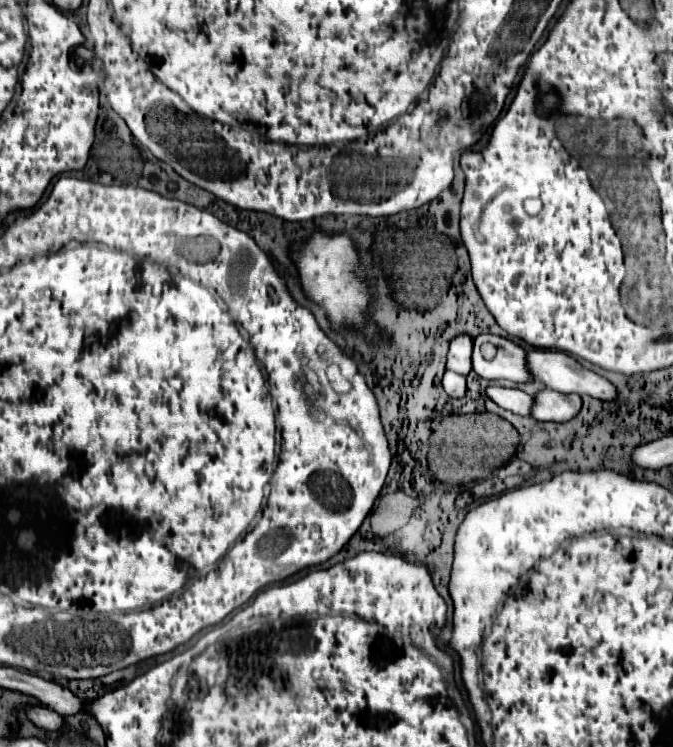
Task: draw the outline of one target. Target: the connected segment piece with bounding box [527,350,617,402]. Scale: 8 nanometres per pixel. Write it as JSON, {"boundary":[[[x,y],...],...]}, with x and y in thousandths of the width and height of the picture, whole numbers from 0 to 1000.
{"boundary":[[[789,469],[789,471],[783,471],[783,485],[786,485],[789,501],[819,522],[840,525],[840,527],[851,525],[851,527],[860,527],[860,530],[878,530],[878,533],[887,533],[887,535],[896,535],[896,538],[908,538],[908,535],[917,533],[917,519],[905,509],[899,509],[890,501],[866,493],[857,482],[851,482],[848,477],[842,477],[837,471]]]}

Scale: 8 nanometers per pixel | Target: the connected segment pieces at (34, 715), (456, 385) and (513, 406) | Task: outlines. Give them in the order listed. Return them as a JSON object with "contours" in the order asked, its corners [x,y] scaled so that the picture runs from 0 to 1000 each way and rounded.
{"contours":[[[[49,945],[40,948],[40,959],[46,961],[46,967],[52,967],[52,972],[64,975],[64,977],[91,977],[94,975],[94,959],[88,959],[85,953],[64,948],[64,945]]],[[[661,498],[658,503],[658,522],[670,530],[670,533],[688,533],[691,530],[691,506],[673,498]]],[[[730,517],[724,519],[724,530],[744,546],[771,554],[771,557],[789,557],[789,544],[792,544],[792,530],[780,527],[771,519],[744,519],[744,517]]]]}

